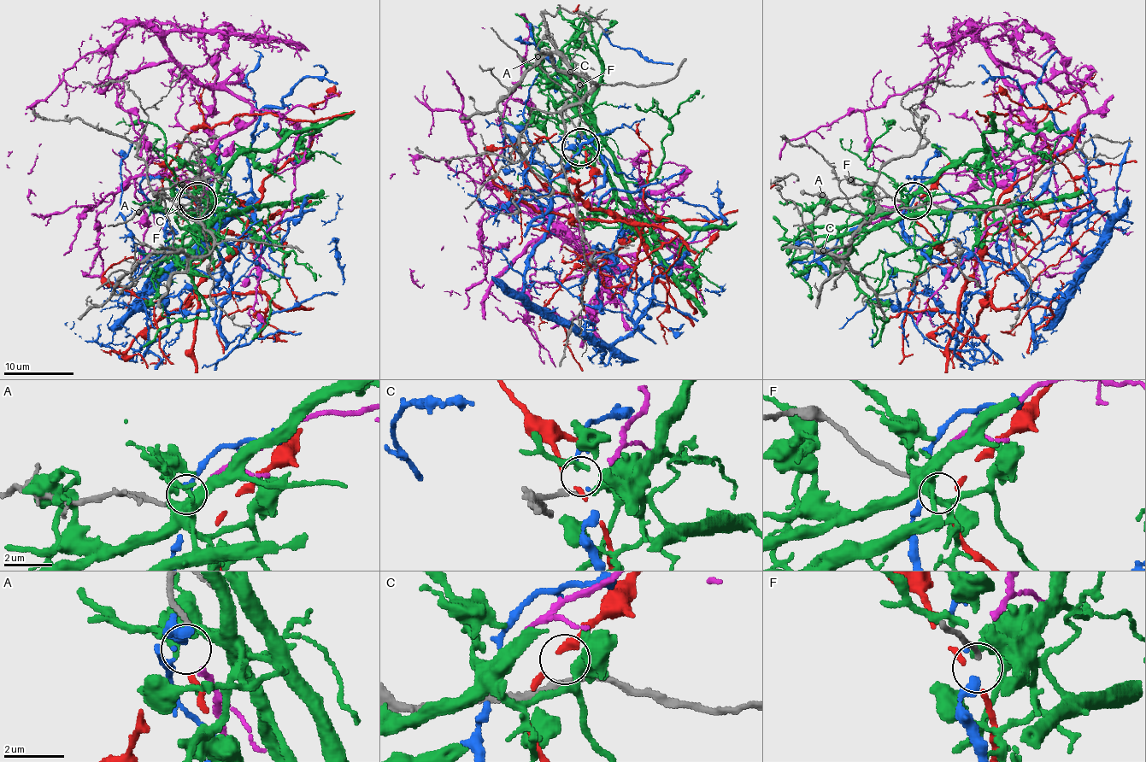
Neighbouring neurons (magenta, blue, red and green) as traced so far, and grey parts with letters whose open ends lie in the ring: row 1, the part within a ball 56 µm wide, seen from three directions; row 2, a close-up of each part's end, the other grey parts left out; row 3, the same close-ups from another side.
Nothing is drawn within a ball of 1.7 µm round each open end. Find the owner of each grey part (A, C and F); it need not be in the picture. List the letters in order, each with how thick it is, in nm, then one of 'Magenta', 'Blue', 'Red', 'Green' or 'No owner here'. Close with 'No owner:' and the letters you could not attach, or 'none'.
A: Thickness 170 nm. Magenta
C: Thickness 200 nm. No owner here
F: Thickness 150 nm. Red
No owner: C

